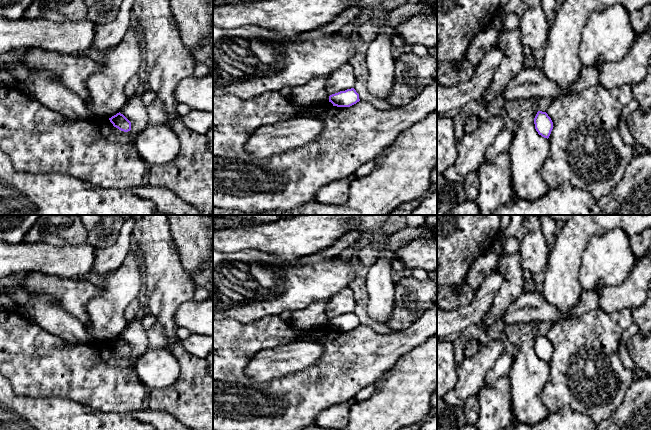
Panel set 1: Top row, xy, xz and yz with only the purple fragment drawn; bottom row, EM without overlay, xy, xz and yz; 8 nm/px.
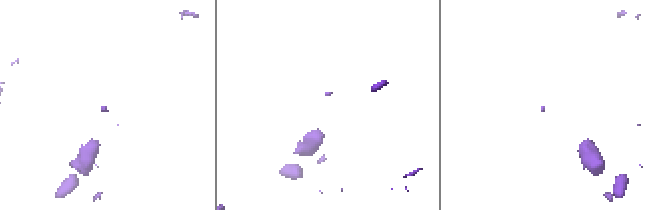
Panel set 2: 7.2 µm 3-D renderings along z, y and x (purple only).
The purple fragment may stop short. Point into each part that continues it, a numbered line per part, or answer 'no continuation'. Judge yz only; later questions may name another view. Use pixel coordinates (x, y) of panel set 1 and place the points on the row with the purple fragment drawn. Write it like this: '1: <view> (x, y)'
no continuation

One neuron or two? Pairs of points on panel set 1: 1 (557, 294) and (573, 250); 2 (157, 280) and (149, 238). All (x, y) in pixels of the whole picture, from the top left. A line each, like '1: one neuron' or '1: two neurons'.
1: one neuron
2: one neuron

